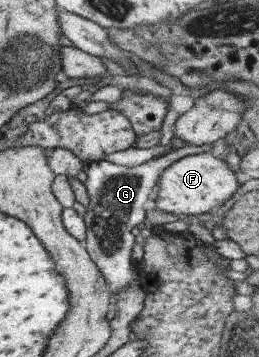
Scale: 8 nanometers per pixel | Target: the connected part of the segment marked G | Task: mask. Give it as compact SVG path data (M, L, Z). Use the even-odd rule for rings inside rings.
M163 154L134 167L125 167L102 159L85 163L81 168L86 174L83 185L88 196L88 204L82 216L85 224L82 245L103 276L104 284L110 292L111 306L106 315L108 320L115 313L115 294L138 278L136 266L134 269L130 267L130 261L133 262L131 250L138 242L135 226L143 221L144 211L153 196L157 178L167 165Z

